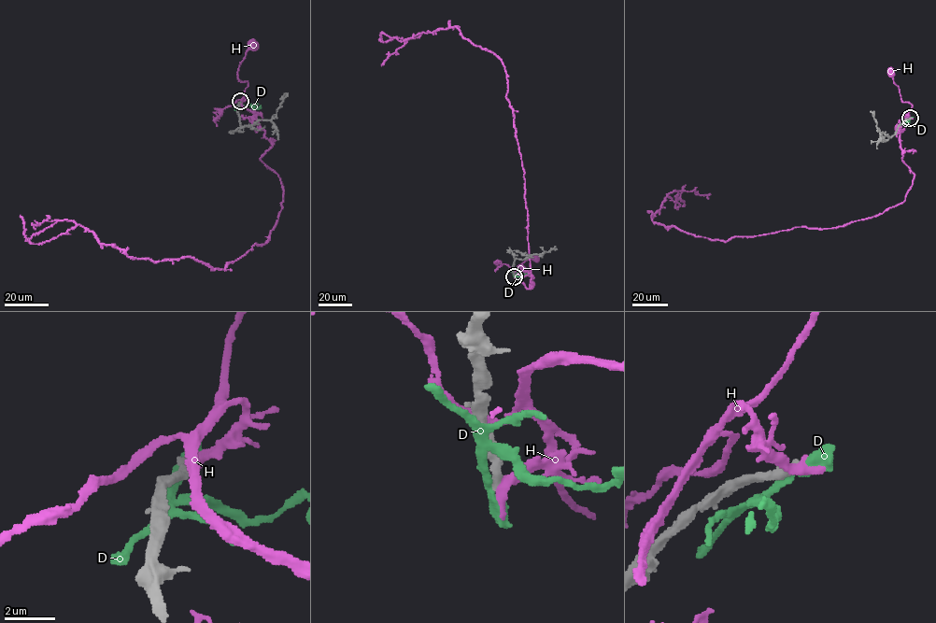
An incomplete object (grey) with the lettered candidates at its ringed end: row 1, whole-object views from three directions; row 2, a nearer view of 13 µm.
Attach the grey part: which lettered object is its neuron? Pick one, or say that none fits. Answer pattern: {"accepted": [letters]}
{"accepted": []}

